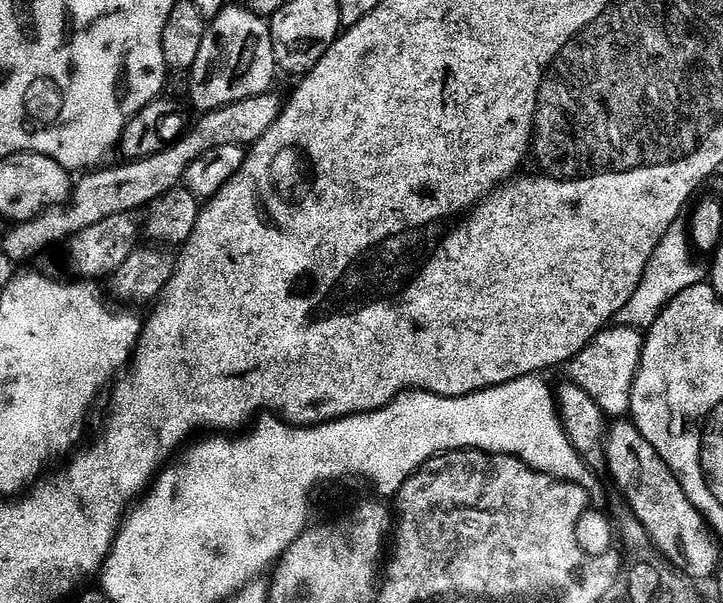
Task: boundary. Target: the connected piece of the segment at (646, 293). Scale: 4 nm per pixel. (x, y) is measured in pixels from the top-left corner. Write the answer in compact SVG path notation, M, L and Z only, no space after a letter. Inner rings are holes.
M677 226L667 232L659 243L657 252L651 255L650 262L643 274L643 280L638 290L631 296L630 302L615 318L615 323L620 326L632 325L633 327L648 328L660 315L662 309L668 305L673 298L682 292L701 283L705 279L706 272L701 266L694 262L690 256L686 234L683 227Z

